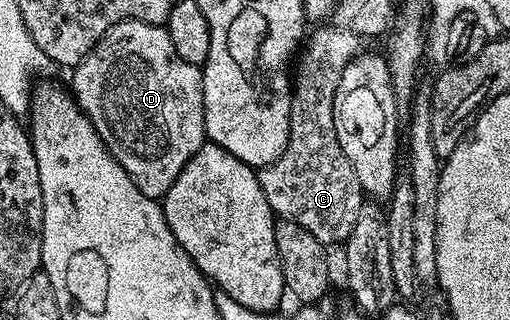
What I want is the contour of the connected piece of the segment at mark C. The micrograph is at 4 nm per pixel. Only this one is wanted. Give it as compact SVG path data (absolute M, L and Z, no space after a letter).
M327 26L316 27L319 29L306 37L305 51L298 57L299 69L293 72L291 119L285 150L271 164L258 169L257 183L263 191L263 200L269 202L278 219L292 220L297 222L297 226L305 226L305 230L325 246L339 246L347 241L349 234L353 234L353 222L357 222L357 213L365 203L365 197L353 166L349 166L349 158L345 158L345 150L341 150L341 142L337 142L337 130L333 126L333 98L341 70L352 56L359 55L361 51L361 37L334 26L323 27Z

